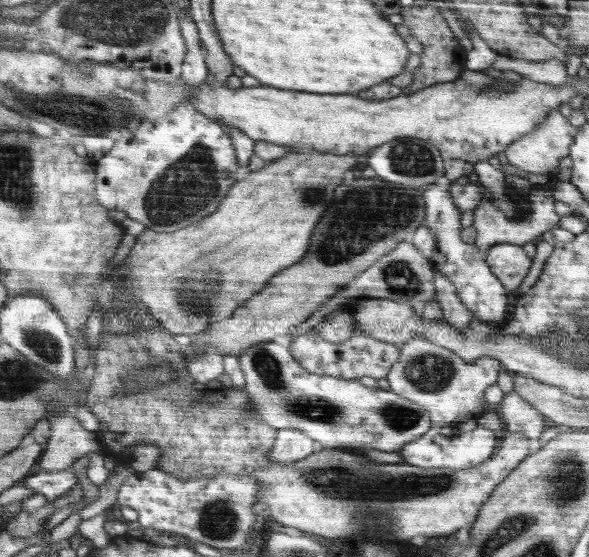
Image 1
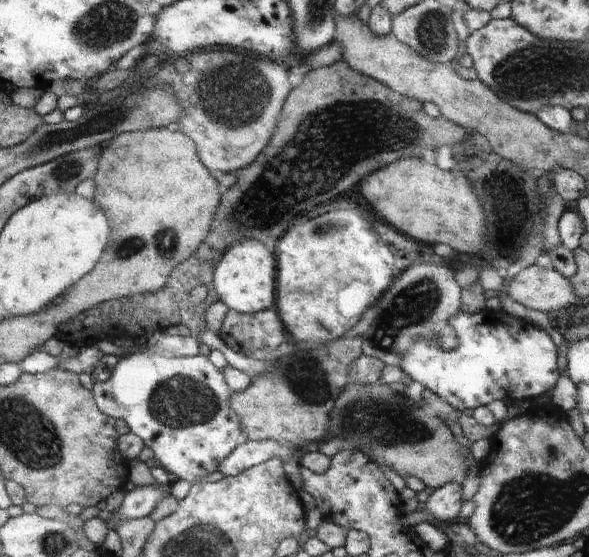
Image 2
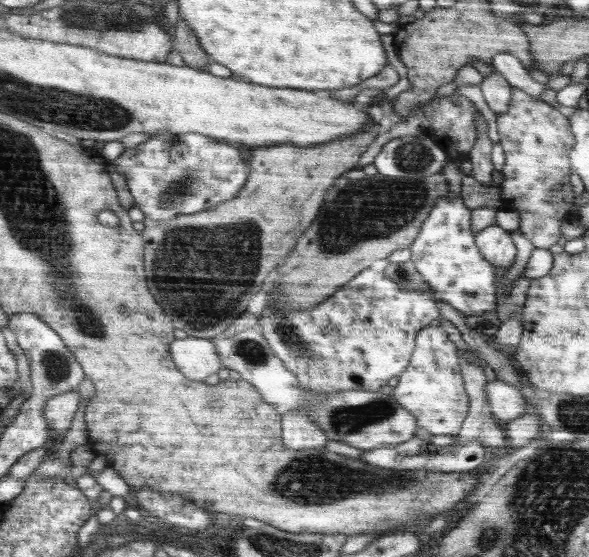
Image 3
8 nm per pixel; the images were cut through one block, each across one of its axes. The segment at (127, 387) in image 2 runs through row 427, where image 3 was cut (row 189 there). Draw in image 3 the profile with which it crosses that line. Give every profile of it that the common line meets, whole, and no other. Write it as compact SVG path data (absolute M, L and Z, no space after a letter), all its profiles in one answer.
M160 131L138 146L116 153L111 164L127 180L126 186L146 218L160 221L195 215L236 198L250 170L234 146L196 132L174 134Z

